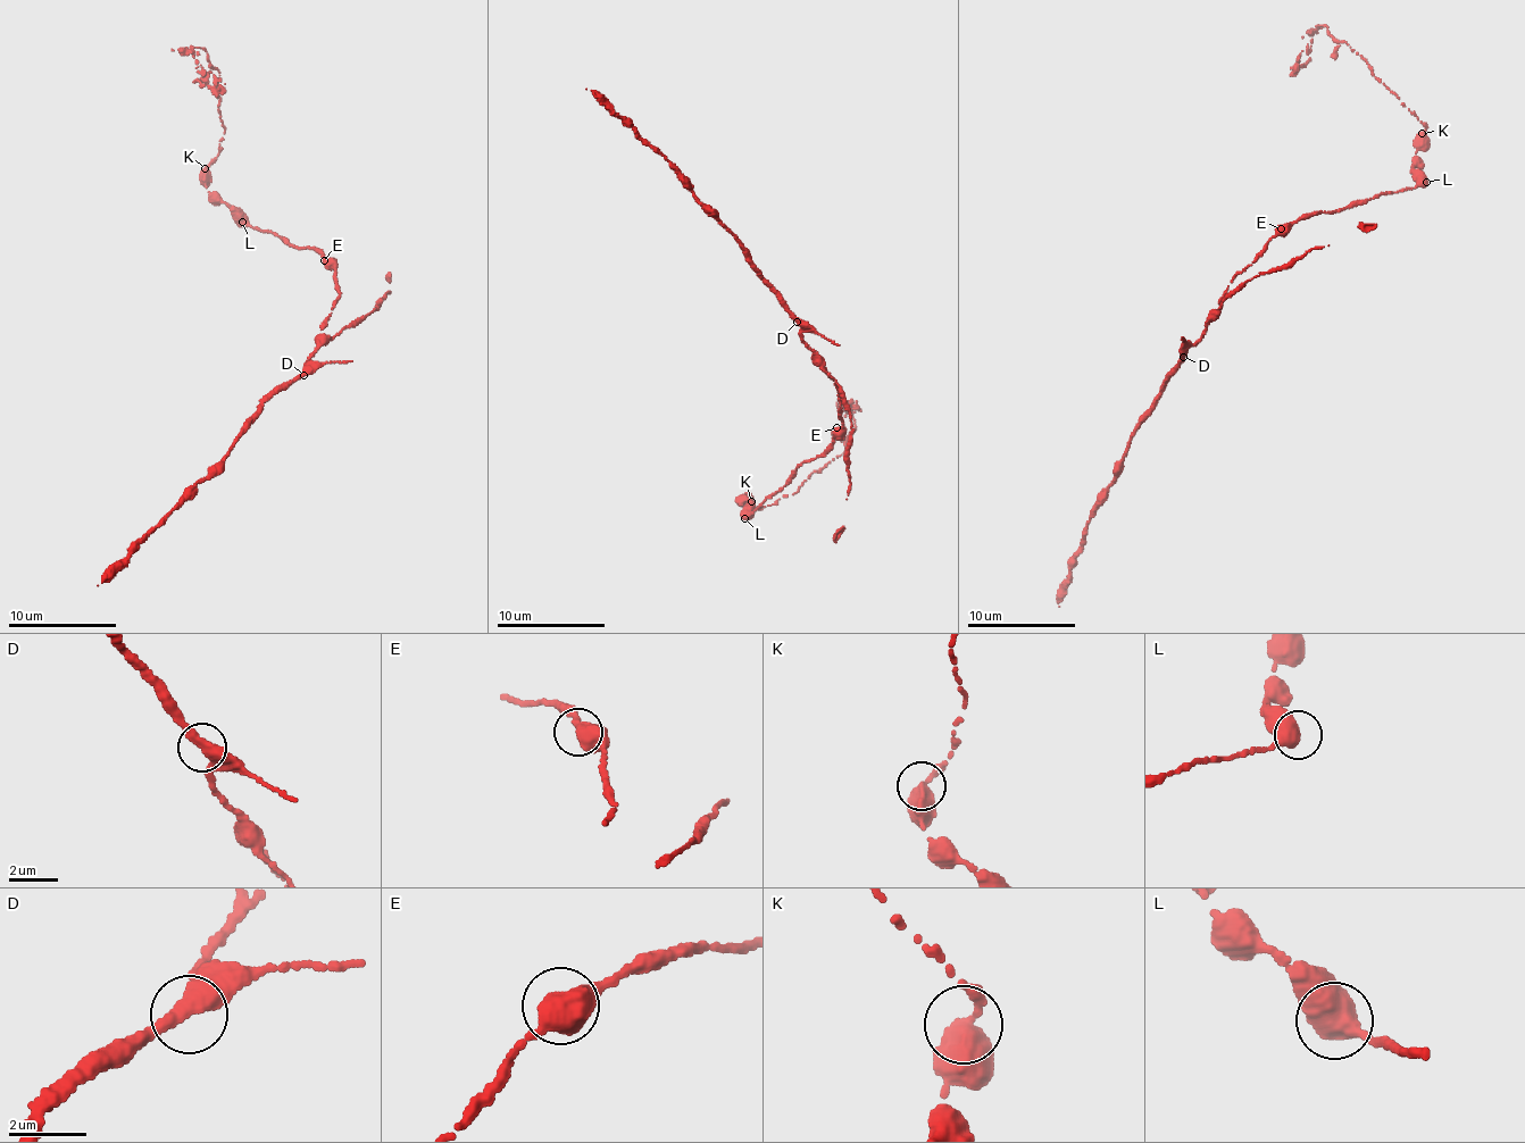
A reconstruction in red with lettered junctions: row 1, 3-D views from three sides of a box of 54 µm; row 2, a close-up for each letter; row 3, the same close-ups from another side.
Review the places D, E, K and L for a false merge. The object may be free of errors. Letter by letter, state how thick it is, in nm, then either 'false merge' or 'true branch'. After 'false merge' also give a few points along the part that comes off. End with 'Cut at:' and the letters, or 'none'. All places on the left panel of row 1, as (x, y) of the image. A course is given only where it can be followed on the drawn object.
D: calibre 440 nm; true branch
E: calibre 420 nm; true branch
K: calibre 440 nm; false merge; course (206, 167), (225, 130), (221, 76), (203, 49), (194, 50), (199, 78), (213, 86), (210, 73)
L: calibre 440 nm; true branch
Cut at: K

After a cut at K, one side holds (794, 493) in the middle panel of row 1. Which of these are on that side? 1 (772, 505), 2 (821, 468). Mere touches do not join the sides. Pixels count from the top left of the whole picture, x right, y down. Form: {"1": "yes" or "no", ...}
{"1": "yes", "2": "yes"}

